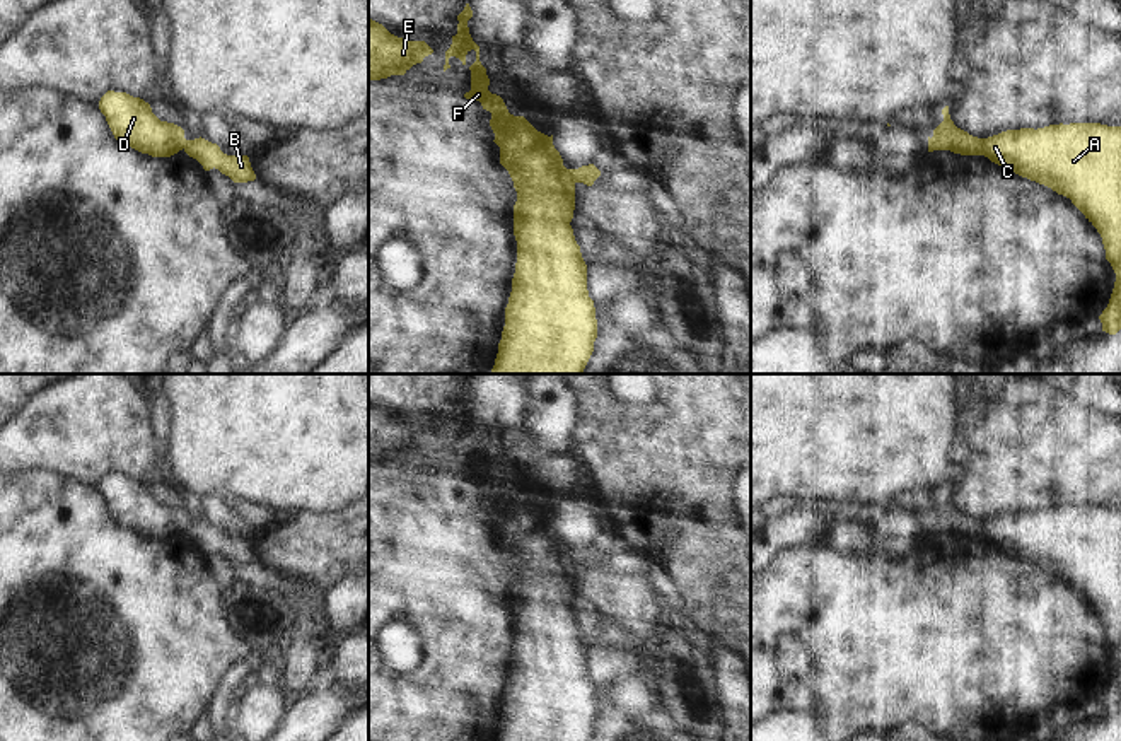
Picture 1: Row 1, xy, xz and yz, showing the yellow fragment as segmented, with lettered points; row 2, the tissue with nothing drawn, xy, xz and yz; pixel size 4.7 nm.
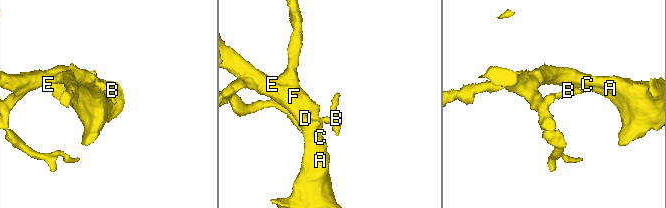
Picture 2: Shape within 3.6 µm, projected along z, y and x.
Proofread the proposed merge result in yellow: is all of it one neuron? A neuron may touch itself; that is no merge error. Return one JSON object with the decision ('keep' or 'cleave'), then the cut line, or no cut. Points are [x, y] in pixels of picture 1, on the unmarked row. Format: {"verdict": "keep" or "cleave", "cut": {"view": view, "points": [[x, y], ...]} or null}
{"verdict": "cleave", "cut": {"view": "xz", "points": [[565, 552], [565, 557], [574, 565]]}}

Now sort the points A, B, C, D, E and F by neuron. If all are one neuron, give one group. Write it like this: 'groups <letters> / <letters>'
groups A C D E F / B

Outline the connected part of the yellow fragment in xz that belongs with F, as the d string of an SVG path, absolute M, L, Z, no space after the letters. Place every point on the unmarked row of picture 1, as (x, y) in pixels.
M466 386L457 398L457 417L445 434L444 454L450 451L450 439L466 447L466 437L476 434L469 449L471 473L464 480L479 483L491 495L500 546L517 574L517 645L497 741L590 741L597 702L587 673L587 647L570 608L575 565L566 558L553 517L537 514L524 499L510 497L503 481L488 473L479 429L468 410L471 400Z

